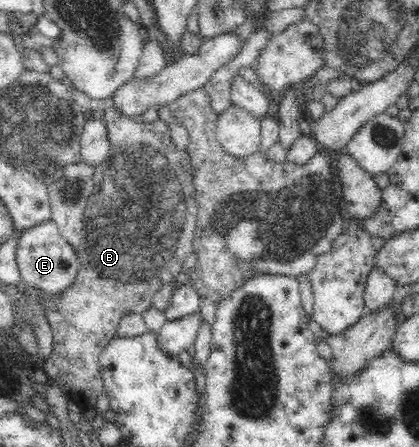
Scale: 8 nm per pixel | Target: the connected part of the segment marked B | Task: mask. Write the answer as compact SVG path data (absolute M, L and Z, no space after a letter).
M109 103L105 108L103 116L107 125L110 151L107 158L95 167L95 191L89 197L87 210L85 210L83 218L85 235L82 238L79 248L76 250L76 255L80 260L79 272L75 277L74 283L65 290L65 292L58 295L47 295L41 300L44 315L46 316L47 322L53 333L53 350L50 359L58 368L59 383L62 386L63 392L67 395L68 401L77 404L85 415L93 414L97 406L99 395L104 392L98 358L105 346L111 342L111 339L115 338L121 319L126 314L142 315L148 308L151 308L155 302L155 294L181 272L185 258L194 253L194 232L196 231L198 211L198 205L196 204L196 198L194 197L194 176L188 151L180 151L177 149L173 141L171 141L171 137L169 137L171 131L167 125L165 125L165 121L158 119L152 123L144 123L133 120L132 117L123 114L112 103Z

